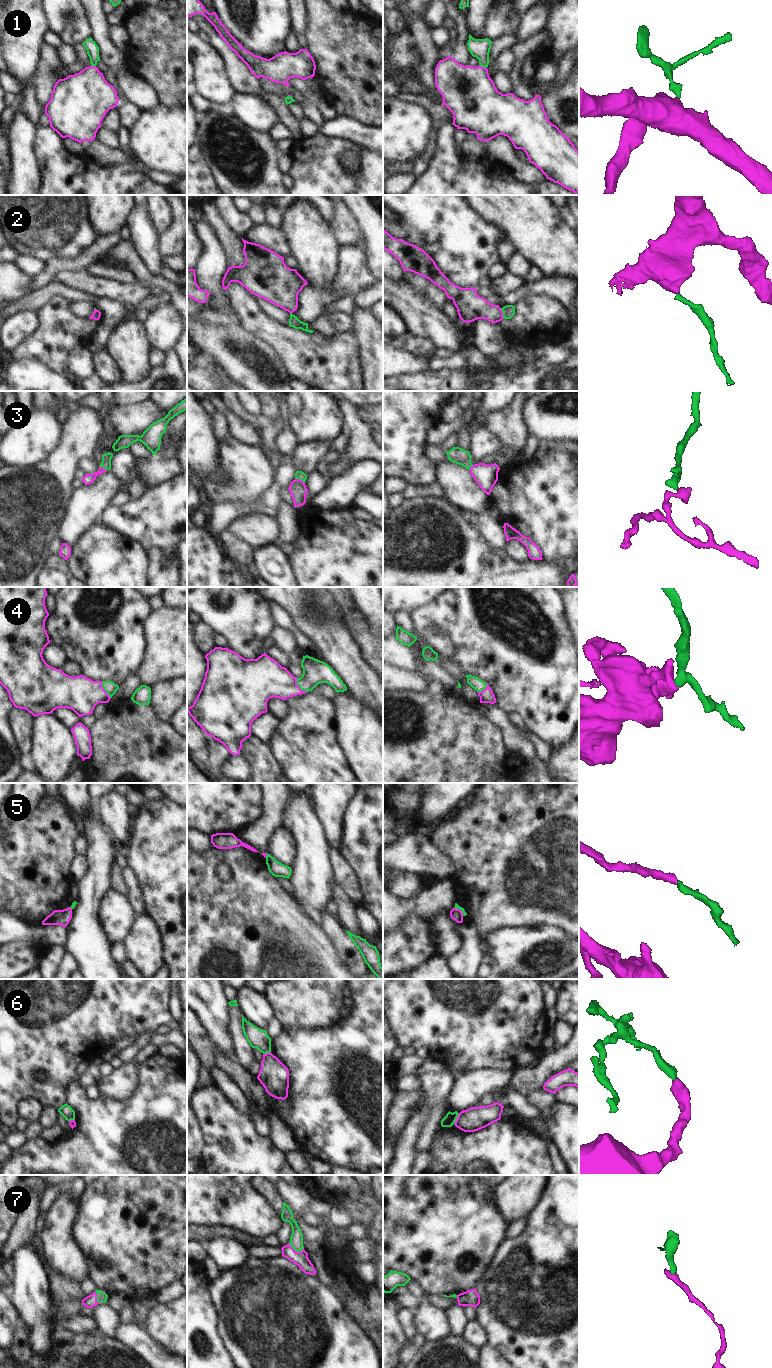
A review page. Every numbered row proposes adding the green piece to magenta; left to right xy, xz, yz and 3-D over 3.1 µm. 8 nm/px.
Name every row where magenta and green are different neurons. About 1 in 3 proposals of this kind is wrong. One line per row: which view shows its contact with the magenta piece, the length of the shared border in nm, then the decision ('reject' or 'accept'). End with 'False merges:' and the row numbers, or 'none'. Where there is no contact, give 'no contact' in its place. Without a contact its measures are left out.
1: contact in yz; length 70 nm; accept
2: contact in yz; length 80 nm; reject
3: contact in xz; length 90 nm; accept
4: contact in xz; length 140 nm; accept
5: contact in yz; length 100 nm; reject
6: contact in yz; length 100 nm; reject
7: contact in xz; length 140 nm; accept
False merges: 2, 5, 6

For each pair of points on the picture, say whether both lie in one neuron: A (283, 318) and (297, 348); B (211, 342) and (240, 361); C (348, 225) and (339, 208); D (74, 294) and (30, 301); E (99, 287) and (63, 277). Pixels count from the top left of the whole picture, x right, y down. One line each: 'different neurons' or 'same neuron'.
A: different neurons
B: same neuron
C: same neuron
D: same neuron
E: same neuron

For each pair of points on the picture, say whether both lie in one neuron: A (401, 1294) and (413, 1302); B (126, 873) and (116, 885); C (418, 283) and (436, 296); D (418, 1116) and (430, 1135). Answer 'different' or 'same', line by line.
A: same
B: different
C: same
D: different

